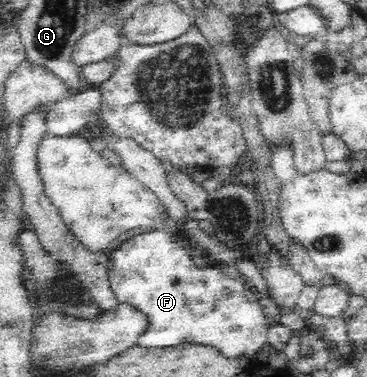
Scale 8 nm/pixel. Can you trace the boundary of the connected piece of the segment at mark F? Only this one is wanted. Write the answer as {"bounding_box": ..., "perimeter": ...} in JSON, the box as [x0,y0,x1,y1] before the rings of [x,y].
{"bounding_box":[107,232,269,360],"perimeter":[[[171,232],[134,233],[125,237],[108,253],[107,269],[110,288],[118,303],[129,304],[146,315],[146,328],[137,341],[140,346],[161,349],[179,344],[203,345],[218,349],[223,357],[235,360],[239,357],[254,359],[255,353],[268,343],[269,325],[257,292],[240,278],[227,276],[217,266],[197,267],[191,252],[177,243]]]}

